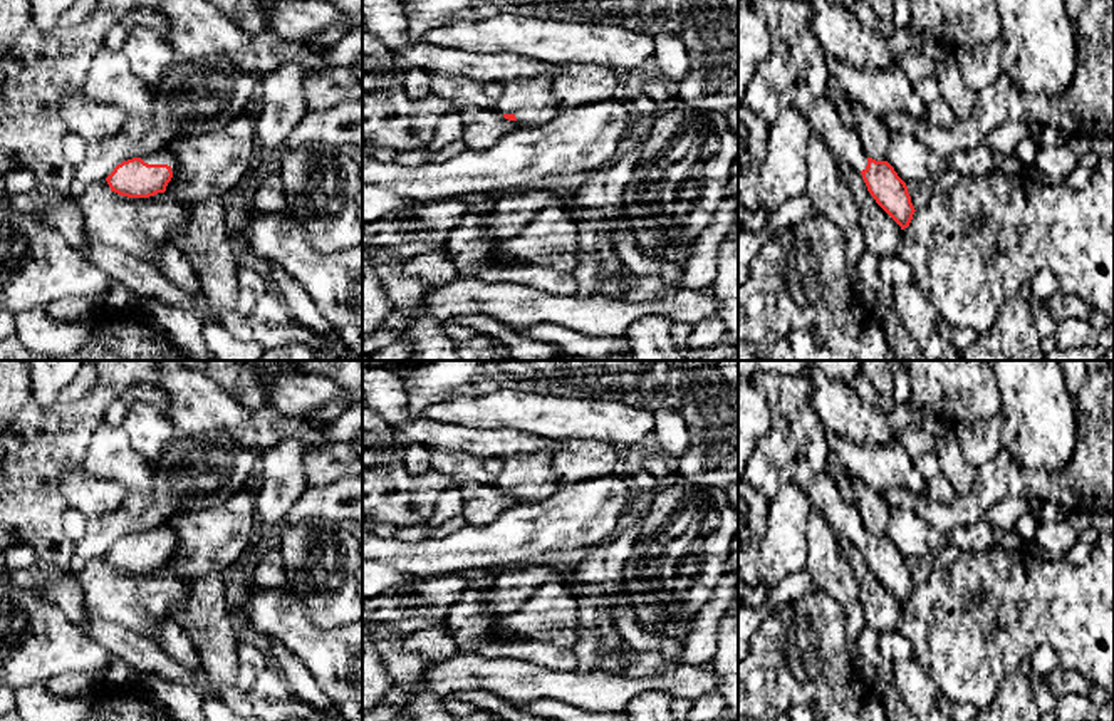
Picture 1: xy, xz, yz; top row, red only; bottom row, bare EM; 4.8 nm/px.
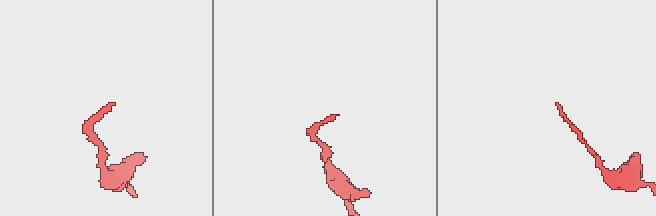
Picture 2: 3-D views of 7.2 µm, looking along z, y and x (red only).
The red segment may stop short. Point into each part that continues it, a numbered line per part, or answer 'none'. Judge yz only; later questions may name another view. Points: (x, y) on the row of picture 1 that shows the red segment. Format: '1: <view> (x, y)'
1: yz (844, 143)

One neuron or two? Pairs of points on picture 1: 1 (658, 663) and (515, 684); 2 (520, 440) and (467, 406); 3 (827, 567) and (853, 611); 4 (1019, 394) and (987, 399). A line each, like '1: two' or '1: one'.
1: two
2: two
3: two
4: two

